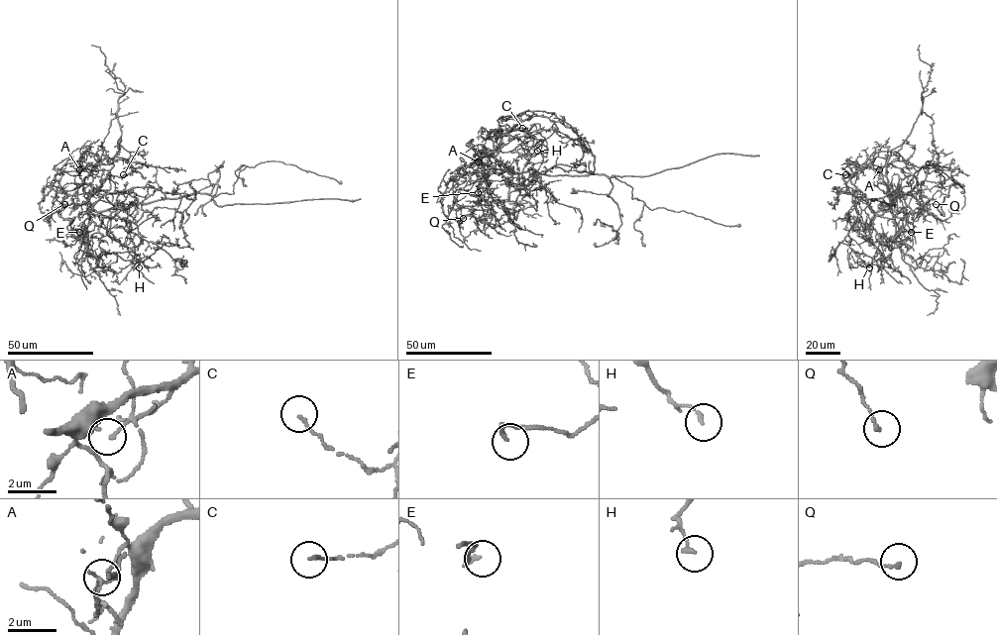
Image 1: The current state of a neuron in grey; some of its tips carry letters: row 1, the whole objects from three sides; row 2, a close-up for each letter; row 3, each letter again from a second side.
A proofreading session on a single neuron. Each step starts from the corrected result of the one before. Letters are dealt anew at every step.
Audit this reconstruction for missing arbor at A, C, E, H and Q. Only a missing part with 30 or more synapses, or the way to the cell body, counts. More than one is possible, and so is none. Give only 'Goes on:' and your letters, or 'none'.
Goes on: none

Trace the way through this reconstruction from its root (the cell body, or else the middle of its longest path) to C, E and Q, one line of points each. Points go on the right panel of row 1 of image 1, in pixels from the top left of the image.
C: (888, 205), (880, 169), (847, 159), (841, 167), (845, 174)
E: (888, 205), (896, 230), (911, 232)
Q: (888, 205), (890, 211), (891, 200), (907, 193), (912, 193), (919, 204), (936, 204)

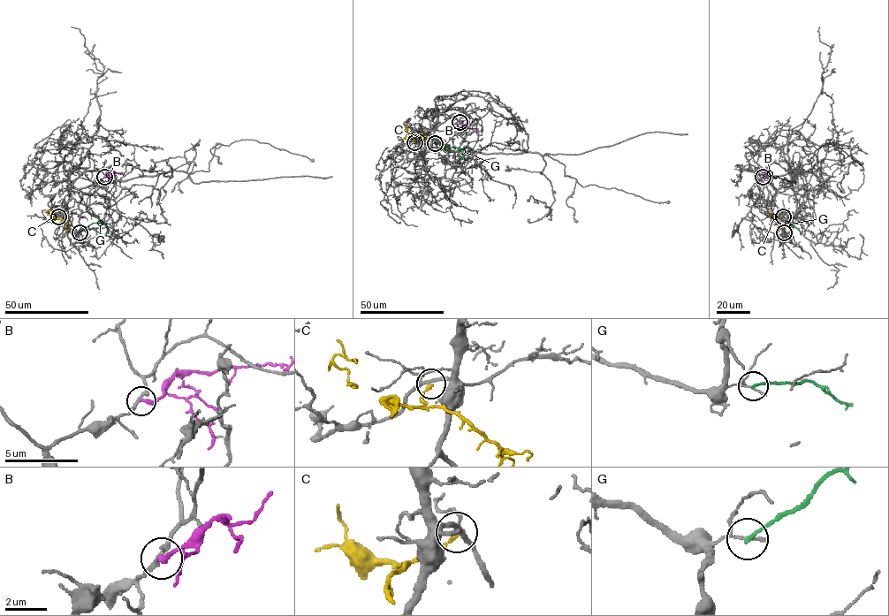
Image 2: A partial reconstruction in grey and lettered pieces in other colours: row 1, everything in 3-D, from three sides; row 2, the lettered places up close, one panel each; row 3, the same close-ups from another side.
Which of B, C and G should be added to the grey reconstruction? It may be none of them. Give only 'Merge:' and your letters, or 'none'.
Merge: none

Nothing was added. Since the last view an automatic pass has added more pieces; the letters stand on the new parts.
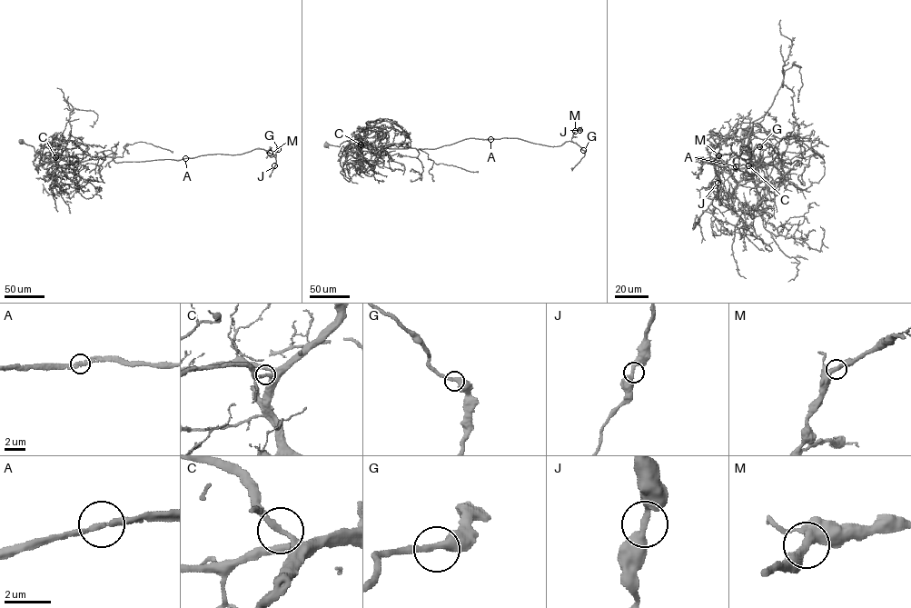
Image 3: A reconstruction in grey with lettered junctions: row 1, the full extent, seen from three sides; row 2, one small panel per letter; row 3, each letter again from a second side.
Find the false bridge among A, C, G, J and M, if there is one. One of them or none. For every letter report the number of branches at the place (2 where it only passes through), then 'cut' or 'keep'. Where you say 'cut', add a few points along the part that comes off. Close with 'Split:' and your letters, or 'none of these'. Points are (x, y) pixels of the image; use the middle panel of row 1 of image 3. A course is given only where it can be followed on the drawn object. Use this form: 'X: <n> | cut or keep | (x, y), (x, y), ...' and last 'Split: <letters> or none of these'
A: 2 | keep
C: 2 | keep
G: 2 | keep
J: 2 | keep
M: 2 | keep
Split: none of these

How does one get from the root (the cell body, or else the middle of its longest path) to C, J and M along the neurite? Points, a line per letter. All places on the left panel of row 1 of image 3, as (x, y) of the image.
C: (21, 141), (32, 145), (42, 156), (55, 157)
J: (21, 141), (60, 164), (260, 148), (273, 154), (274, 165)
M: (21, 141), (42, 156), (56, 158), (60, 164), (104, 156), (118, 163), (239, 154), (257, 148), (270, 153)

